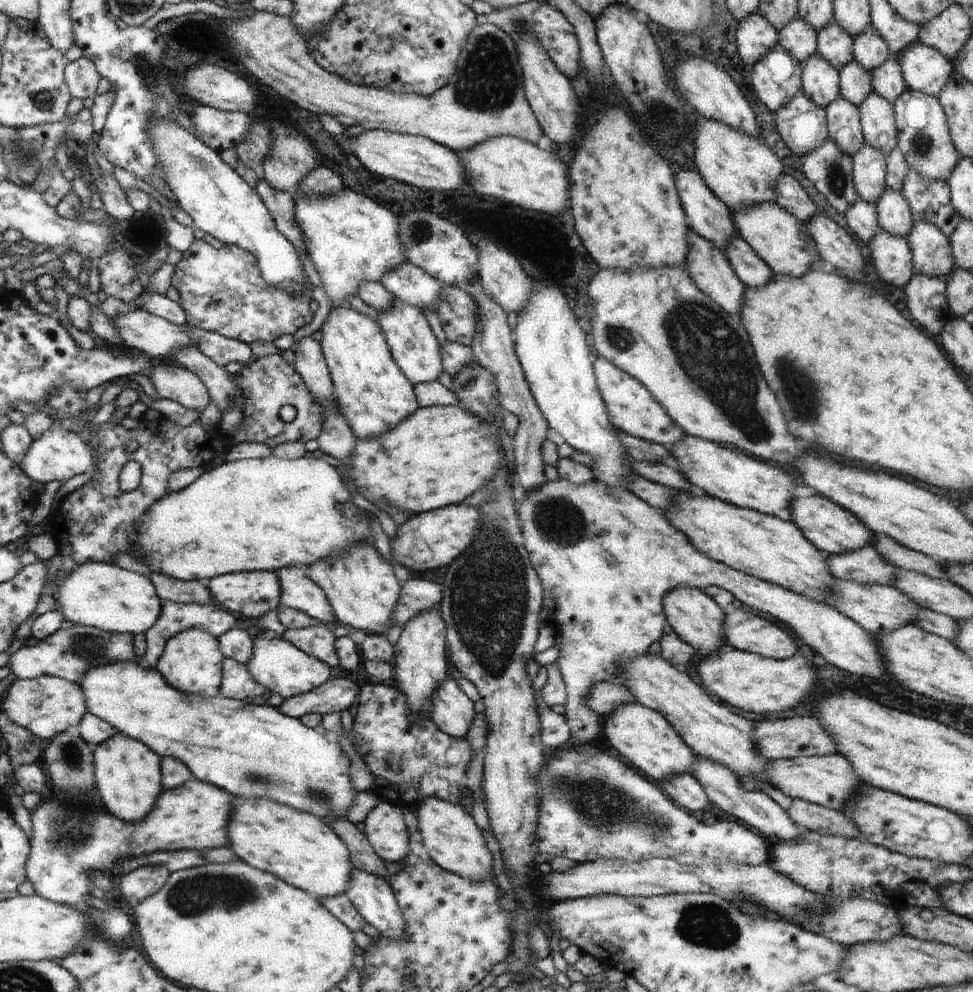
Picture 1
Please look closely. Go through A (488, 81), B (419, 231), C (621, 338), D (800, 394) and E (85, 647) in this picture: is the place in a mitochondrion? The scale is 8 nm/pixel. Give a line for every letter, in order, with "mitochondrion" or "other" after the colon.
A: mitochondrion
B: mitochondrion
C: mitochondrion
D: mitochondrion
E: mitochondrion

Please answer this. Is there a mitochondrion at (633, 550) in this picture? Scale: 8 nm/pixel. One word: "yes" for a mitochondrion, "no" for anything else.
no

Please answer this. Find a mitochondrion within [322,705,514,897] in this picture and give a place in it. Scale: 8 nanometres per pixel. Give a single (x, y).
(397, 762)

